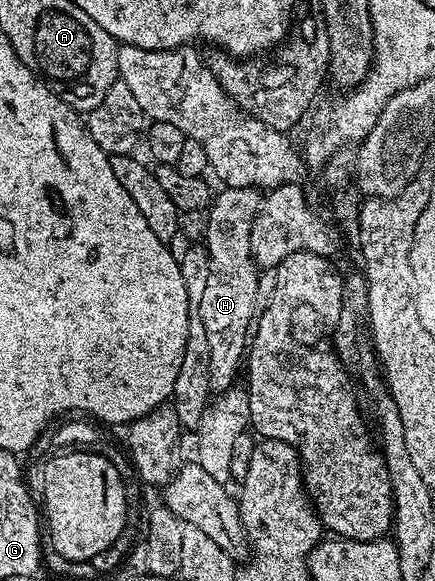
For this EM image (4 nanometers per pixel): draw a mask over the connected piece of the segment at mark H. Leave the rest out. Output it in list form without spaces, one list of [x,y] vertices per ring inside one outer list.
[[[222,187],[220,191],[207,209],[209,221],[205,224],[203,243],[209,251],[209,273],[199,302],[203,330],[207,330],[207,342],[211,345],[211,389],[217,394],[234,387],[236,380],[233,379],[240,368],[242,371],[255,324],[253,311],[258,300],[259,269],[253,261],[251,228],[263,203],[262,193],[256,188]]]

